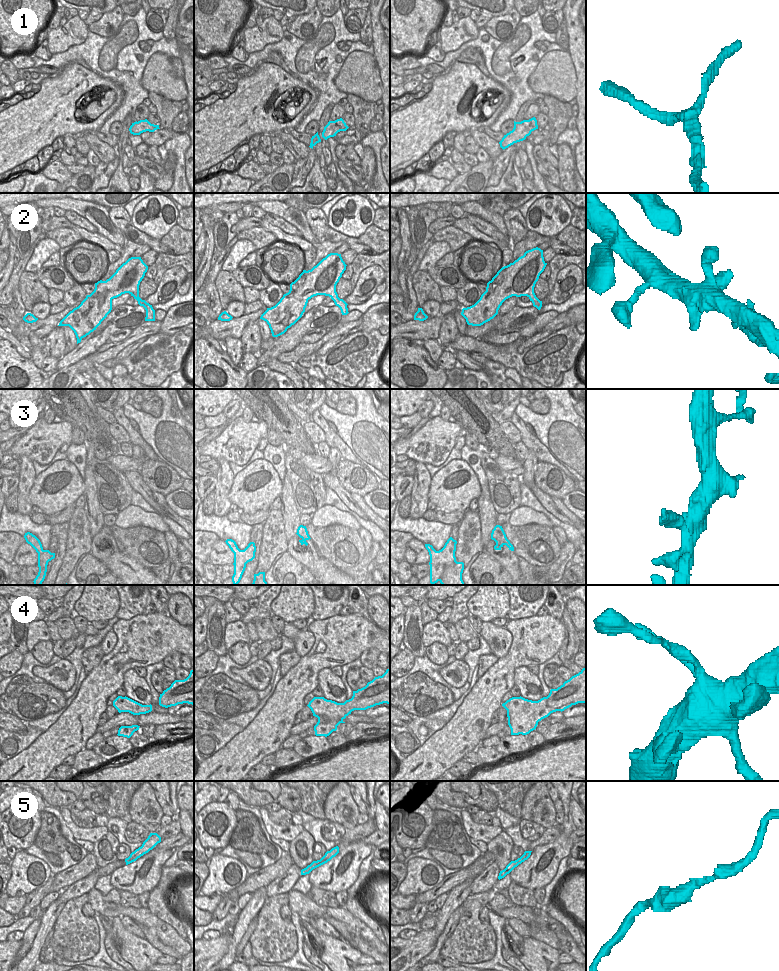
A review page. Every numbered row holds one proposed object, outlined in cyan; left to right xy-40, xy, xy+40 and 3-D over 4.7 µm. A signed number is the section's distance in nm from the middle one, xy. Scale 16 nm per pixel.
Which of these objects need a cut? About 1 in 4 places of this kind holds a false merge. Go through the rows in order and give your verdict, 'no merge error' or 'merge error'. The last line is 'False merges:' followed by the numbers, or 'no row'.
1: no merge error
2: no merge error
3: no merge error
4: no merge error
5: no merge error
False merges: no row

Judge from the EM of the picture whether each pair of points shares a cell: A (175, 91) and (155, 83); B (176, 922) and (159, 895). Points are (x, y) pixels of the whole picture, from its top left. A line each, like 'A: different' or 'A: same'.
A: same
B: same

